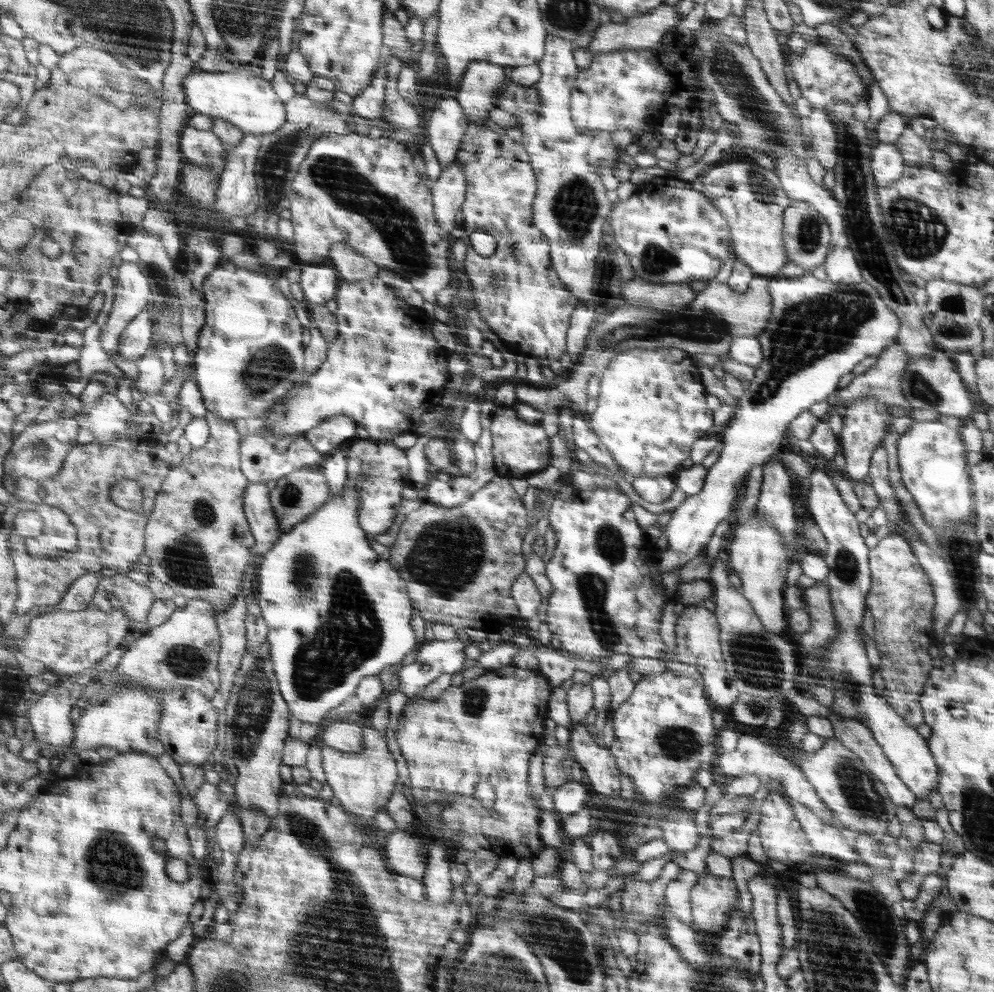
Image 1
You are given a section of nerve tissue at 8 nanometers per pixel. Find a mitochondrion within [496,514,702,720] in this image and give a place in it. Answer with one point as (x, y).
(594, 590)

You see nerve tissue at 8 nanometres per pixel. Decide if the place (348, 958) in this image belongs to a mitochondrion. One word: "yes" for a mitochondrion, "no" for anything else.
yes

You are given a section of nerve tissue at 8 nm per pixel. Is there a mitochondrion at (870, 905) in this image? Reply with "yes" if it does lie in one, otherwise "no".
yes

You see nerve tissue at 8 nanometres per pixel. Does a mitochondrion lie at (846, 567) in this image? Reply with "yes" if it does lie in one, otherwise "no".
yes

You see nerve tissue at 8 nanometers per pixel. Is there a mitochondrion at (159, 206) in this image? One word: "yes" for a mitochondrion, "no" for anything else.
no

